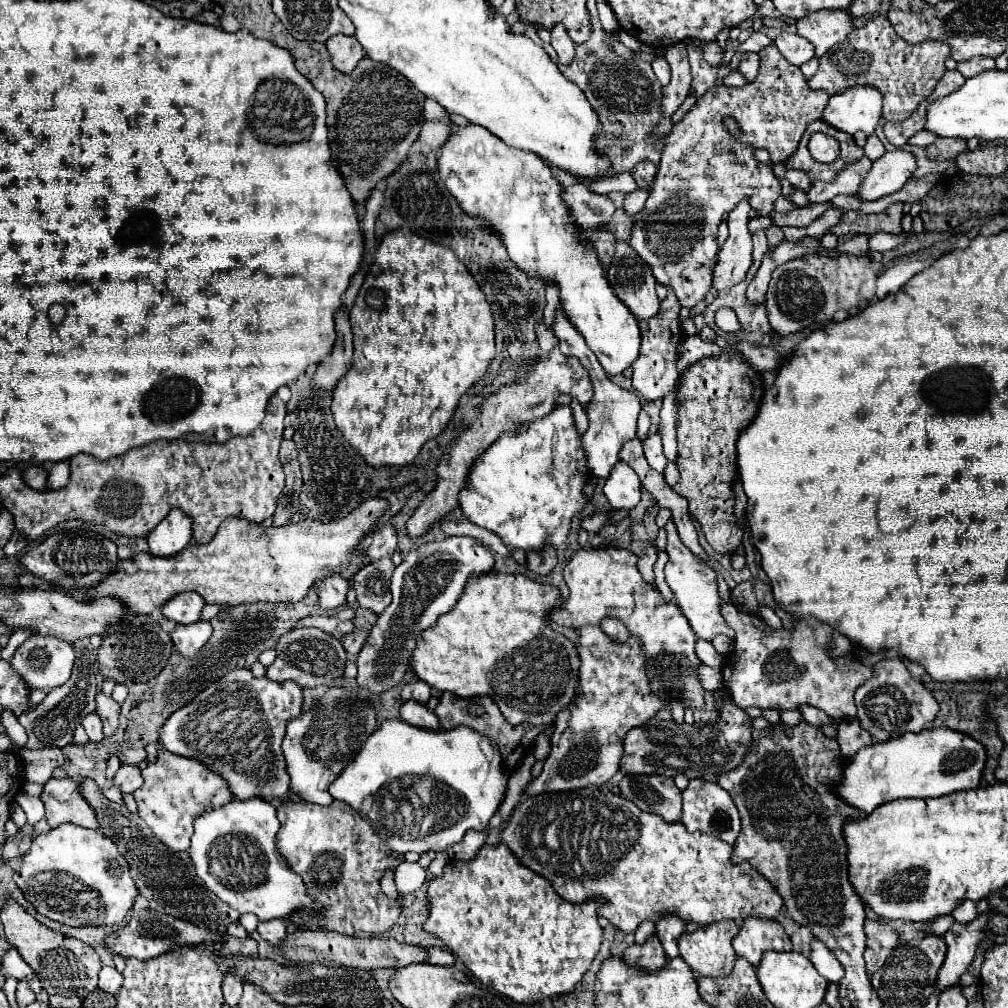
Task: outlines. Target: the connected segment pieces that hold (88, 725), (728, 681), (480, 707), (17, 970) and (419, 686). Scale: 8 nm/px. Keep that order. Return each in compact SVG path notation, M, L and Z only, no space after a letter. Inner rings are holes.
M95 712L91 716L87 716L87 718L83 718L83 728L85 728L85 732L87 732L87 736L89 736L91 742L101 742L105 738L101 726L103 726L101 718Z
M721 600L721 614L735 630L733 650L721 672L723 684L737 706L797 710L799 704L811 704L837 722L857 714L853 692L871 676L873 668L861 664L851 654L831 658L829 648L835 634L831 626L809 616L795 618L791 630L773 630L759 616L739 612L731 600Z
M445 692L441 698L439 698L439 704L435 708L435 714L439 718L439 724L441 728L449 730L449 728L455 728L455 726L469 726L473 730L477 730L479 734L487 736L487 738L493 738L499 748L501 748L501 754L503 754L503 762L509 770L513 770L521 760L523 756L527 756L527 752L531 750L535 738L539 734L545 734L545 736L553 736L553 730L555 726L549 724L549 726L509 726L503 718L503 714L499 712L497 704L489 698L489 696L479 696L479 698L457 698L455 694L451 692ZM525 736L525 742L521 742L521 738Z
M11 948L5 958L3 958L3 966L1 966L5 976L15 976L17 980L25 980L35 994L41 992L41 982L39 982L35 972L25 964L25 960L15 952L15 948Z
M413 680L413 682L405 684L401 692L403 692L403 696L401 696L403 700L417 700L419 704L427 704L427 700L431 696L429 684L425 684L421 680Z

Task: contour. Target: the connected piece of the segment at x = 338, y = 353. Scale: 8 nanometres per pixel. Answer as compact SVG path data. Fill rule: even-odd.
M345 306L335 312L335 332L335 346L323 364L317 364L317 372L313 376L313 382L323 390L333 390L335 384L347 374L353 360L353 332Z

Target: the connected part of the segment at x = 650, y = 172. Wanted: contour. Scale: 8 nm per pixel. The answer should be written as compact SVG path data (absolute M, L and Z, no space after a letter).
M649 160L639 162L635 166L635 170L633 170L633 178L637 182L637 188L649 190L651 184L653 184L653 180L655 180L655 174L657 174L657 166L653 162L649 162Z

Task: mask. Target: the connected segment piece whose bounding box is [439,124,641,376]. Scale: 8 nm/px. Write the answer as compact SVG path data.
M453 126L453 136L441 148L439 174L445 188L467 214L493 224L511 260L523 272L557 282L559 300L567 318L583 334L605 372L611 376L623 374L639 354L639 324L629 308L611 292L605 270L595 260L595 252L583 248L577 226L569 222L569 210L561 198L561 184L543 160L527 150L507 146L481 126Z

